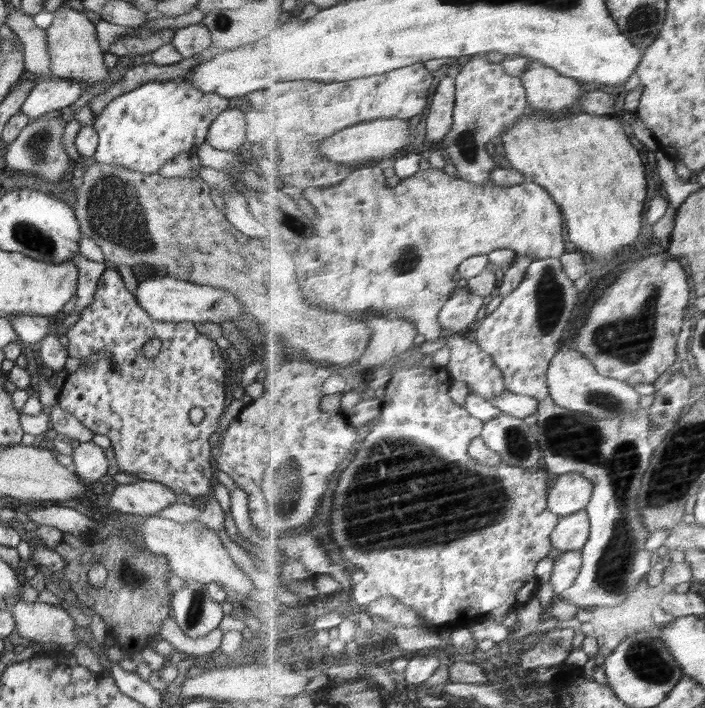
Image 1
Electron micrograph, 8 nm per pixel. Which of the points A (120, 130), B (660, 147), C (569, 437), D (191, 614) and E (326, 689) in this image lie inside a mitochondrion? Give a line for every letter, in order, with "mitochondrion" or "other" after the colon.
A: other
B: other
C: mitochondrion
D: mitochondrion
E: other

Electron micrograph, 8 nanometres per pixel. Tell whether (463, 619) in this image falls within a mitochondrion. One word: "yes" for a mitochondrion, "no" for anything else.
no

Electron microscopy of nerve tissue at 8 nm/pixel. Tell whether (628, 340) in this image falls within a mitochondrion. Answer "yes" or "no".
yes

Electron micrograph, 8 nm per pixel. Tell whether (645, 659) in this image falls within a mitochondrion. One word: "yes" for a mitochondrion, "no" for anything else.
yes

